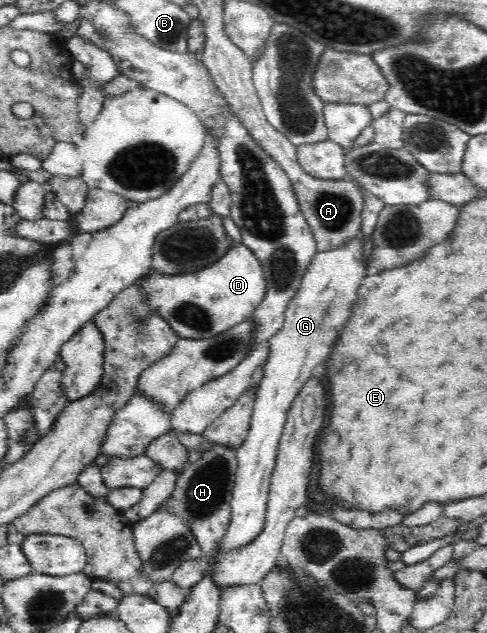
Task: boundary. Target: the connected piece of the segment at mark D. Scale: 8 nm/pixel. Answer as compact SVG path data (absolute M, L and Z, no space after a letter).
M234 243L217 263L203 272L187 276L165 276L152 272L139 281L149 292L149 302L173 326L181 338L209 339L247 321L267 295L264 270L248 247Z

